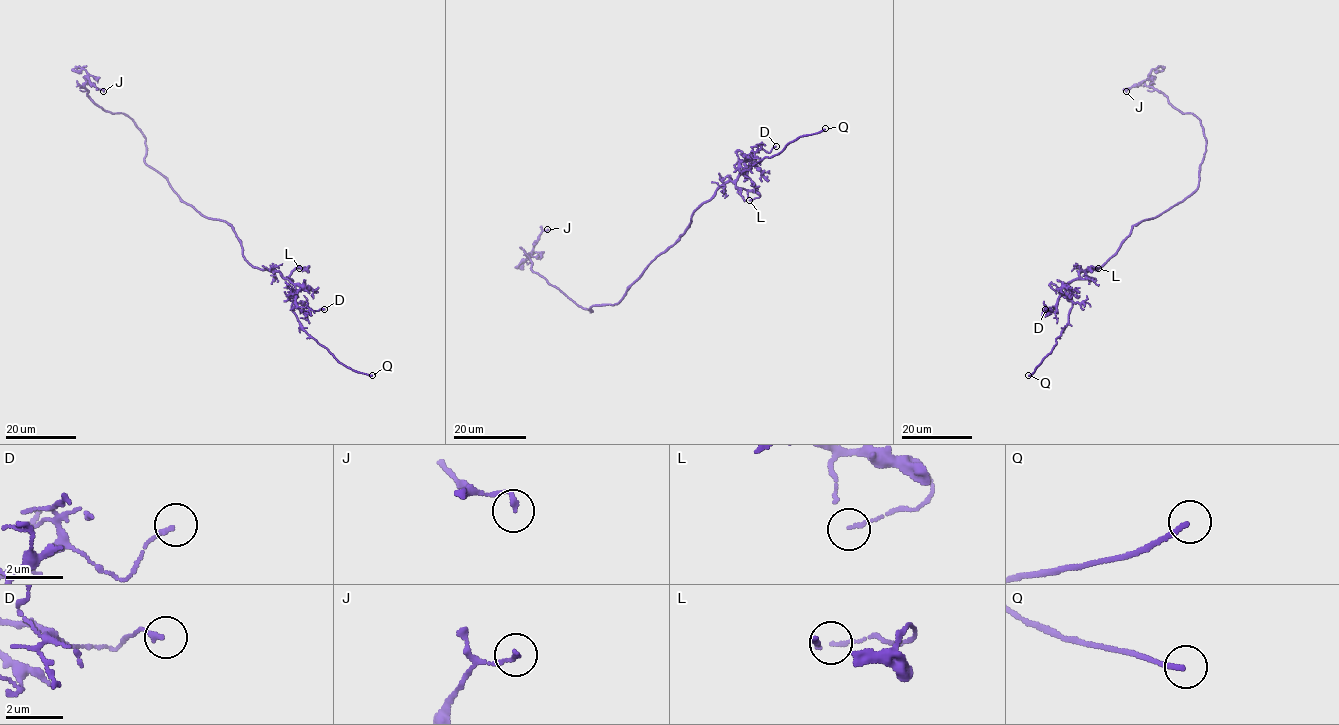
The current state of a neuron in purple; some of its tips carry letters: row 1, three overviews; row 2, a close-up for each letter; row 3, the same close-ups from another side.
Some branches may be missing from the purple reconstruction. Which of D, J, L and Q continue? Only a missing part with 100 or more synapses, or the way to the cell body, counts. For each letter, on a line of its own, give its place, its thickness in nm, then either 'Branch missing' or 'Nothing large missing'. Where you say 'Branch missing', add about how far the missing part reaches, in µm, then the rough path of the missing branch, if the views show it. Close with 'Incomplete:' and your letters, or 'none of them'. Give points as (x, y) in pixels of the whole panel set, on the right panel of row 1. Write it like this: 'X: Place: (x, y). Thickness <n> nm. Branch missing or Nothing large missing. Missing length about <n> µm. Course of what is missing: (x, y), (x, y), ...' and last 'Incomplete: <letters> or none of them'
D: Place: (1045, 309). Thickness 140 nm. Nothing large missing
J: Place: (1126, 91). Thickness 170 nm. Nothing large missing
L: Place: (1098, 268). Thickness 100 nm. Nothing large missing
Q: Place: (1028, 375). Thickness 170 nm. Branch missing. Missing length about 9 µm. Course of what is missing: (1028, 375), (1015, 382)
Incomplete: Q

